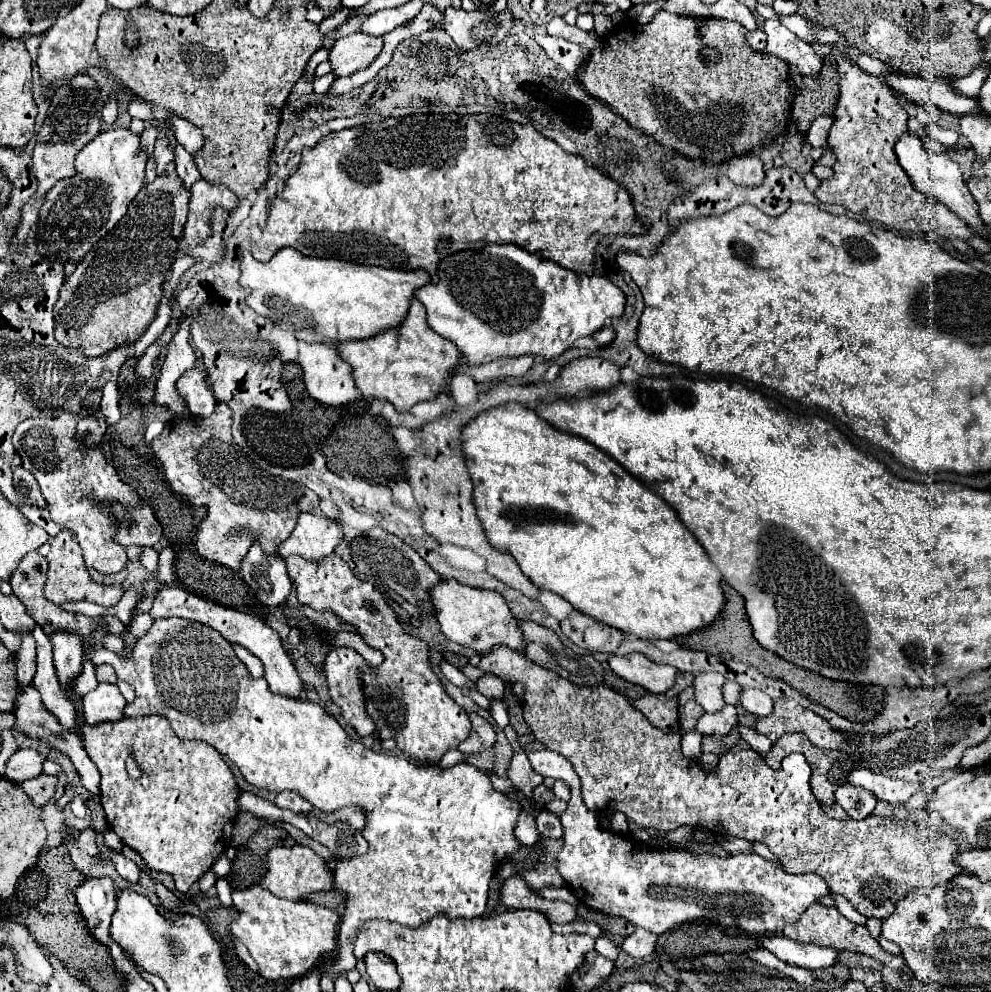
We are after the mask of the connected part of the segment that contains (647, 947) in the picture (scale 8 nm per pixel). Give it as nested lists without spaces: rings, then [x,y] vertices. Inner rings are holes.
[[[636,928],[632,936],[628,936],[622,942],[622,950],[634,958],[644,958],[650,956],[654,952],[654,944],[656,944],[656,936],[652,932],[646,932],[642,928]]]

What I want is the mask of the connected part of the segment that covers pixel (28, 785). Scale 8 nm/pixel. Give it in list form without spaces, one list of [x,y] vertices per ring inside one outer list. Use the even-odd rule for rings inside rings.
[[[40,774],[40,776],[36,776],[36,778],[24,780],[24,782],[20,784],[20,788],[22,788],[22,790],[26,792],[26,796],[34,802],[34,806],[42,806],[42,804],[46,804],[46,802],[54,796],[56,782],[58,782],[56,776]]]

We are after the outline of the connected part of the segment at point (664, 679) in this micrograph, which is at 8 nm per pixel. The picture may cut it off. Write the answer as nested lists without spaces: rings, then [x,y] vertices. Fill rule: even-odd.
[[[634,652],[628,656],[612,658],[612,662],[614,662],[614,666],[612,666],[614,672],[618,672],[624,680],[646,688],[652,694],[666,692],[668,688],[672,688],[674,678],[676,678],[676,670],[672,666],[656,664],[656,662],[648,660],[644,654]]]

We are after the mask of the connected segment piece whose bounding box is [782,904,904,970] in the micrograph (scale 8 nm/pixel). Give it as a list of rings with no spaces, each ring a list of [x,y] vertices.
[[[814,904],[814,908],[808,908],[802,918],[798,920],[798,924],[788,924],[782,932],[786,938],[794,940],[794,942],[804,942],[804,944],[818,944],[824,948],[834,948],[834,950],[848,950],[848,952],[858,952],[858,954],[866,954],[878,962],[882,962],[884,966],[892,968],[892,970],[902,970],[904,966],[904,958],[900,954],[888,954],[884,948],[880,948],[880,944],[868,934],[866,926],[860,924],[852,924],[848,918],[844,918],[836,908],[828,908],[822,904]]]

